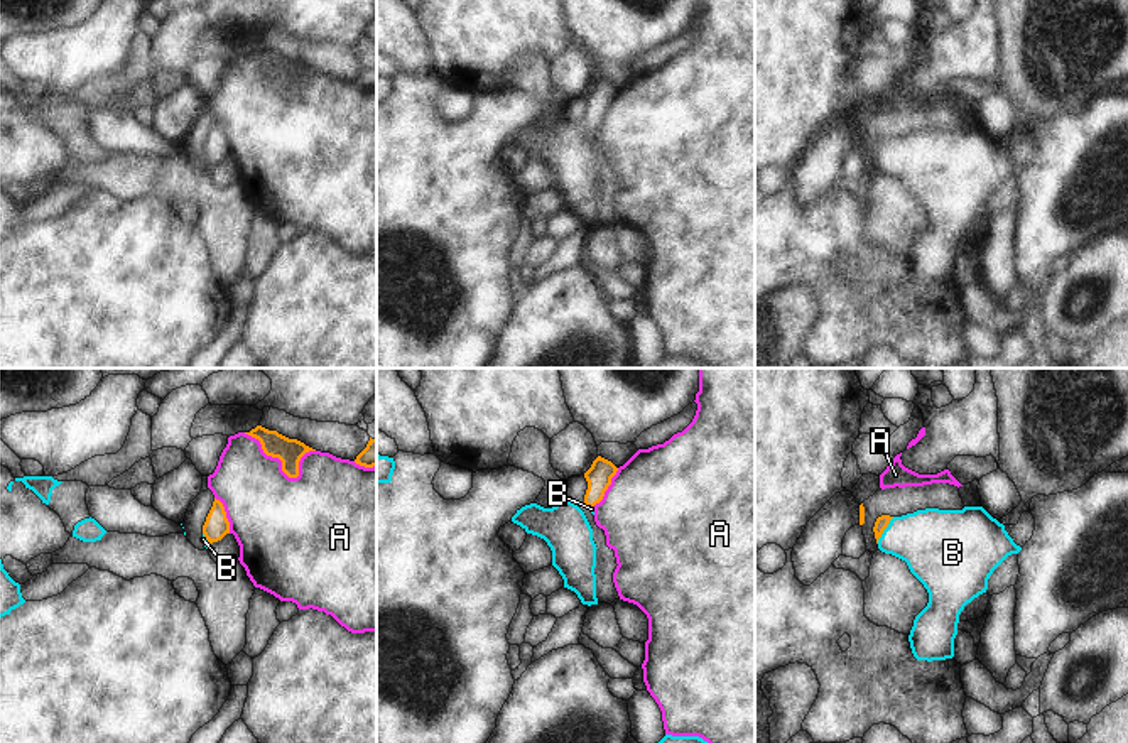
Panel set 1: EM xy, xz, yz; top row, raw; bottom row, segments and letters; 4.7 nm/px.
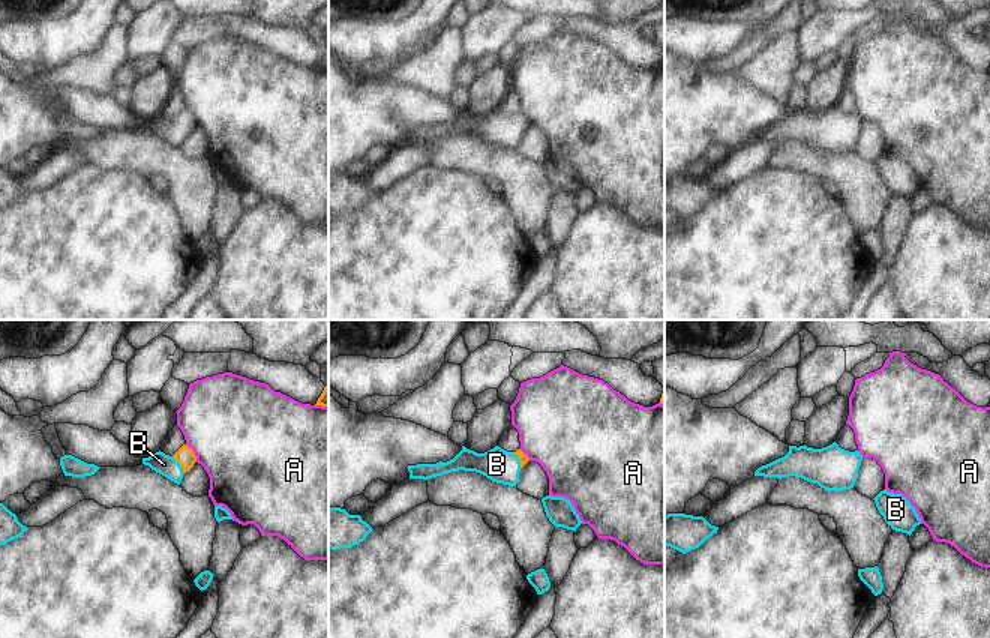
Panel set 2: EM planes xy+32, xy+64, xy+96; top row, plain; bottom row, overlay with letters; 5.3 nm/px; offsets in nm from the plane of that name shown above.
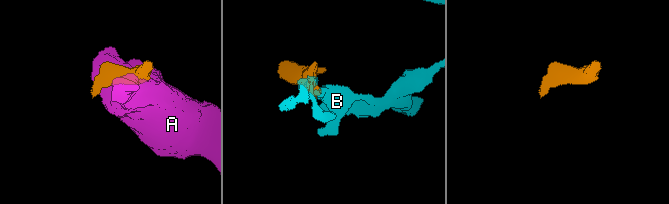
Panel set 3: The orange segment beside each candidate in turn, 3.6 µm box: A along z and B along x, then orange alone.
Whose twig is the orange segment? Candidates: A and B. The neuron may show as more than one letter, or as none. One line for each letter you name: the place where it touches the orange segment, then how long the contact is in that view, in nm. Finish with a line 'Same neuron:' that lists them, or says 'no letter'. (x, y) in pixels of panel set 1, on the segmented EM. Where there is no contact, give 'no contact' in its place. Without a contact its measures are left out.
B: meets orange in yz at (883, 529); contact 150 nm long
Same neuron: B

